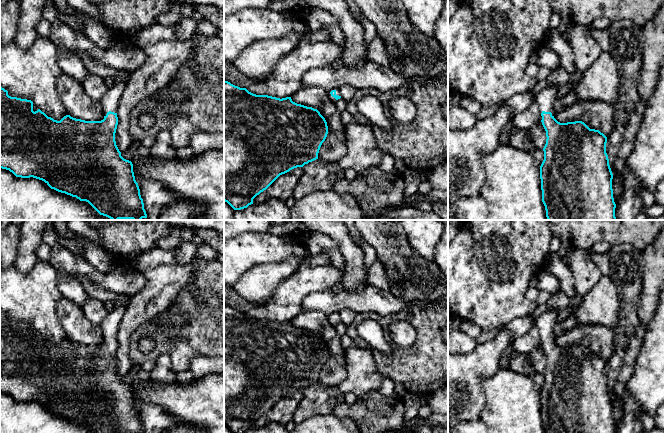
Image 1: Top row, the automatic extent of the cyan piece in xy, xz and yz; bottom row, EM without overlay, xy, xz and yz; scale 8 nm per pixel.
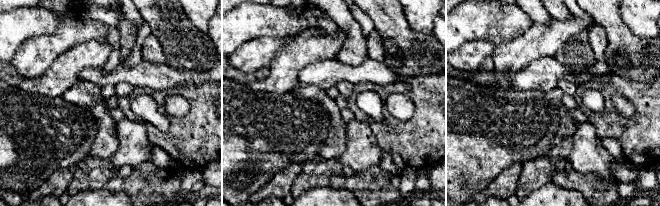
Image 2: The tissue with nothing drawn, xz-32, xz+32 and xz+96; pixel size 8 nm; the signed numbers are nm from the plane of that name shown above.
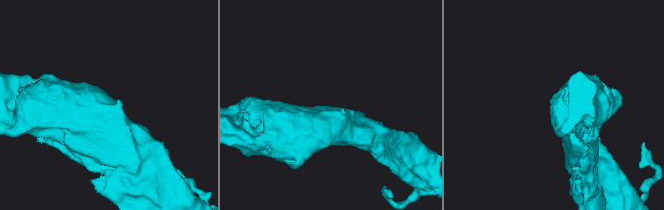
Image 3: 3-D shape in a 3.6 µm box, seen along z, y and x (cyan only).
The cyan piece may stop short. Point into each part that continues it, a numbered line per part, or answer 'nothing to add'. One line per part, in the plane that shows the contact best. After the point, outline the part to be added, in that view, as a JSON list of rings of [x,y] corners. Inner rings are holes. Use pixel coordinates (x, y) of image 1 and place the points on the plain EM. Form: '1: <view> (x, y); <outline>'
1: xy (110, 325); [[[120,304],[114,305],[113,310],[108,312],[100,325],[104,333],[104,340],[106,340],[109,335],[117,337],[118,329],[126,310],[127,306],[125,304]]]

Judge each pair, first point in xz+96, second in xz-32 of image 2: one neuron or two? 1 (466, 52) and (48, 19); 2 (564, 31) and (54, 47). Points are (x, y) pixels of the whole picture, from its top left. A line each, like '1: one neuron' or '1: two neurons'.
1: two neurons
2: two neurons

